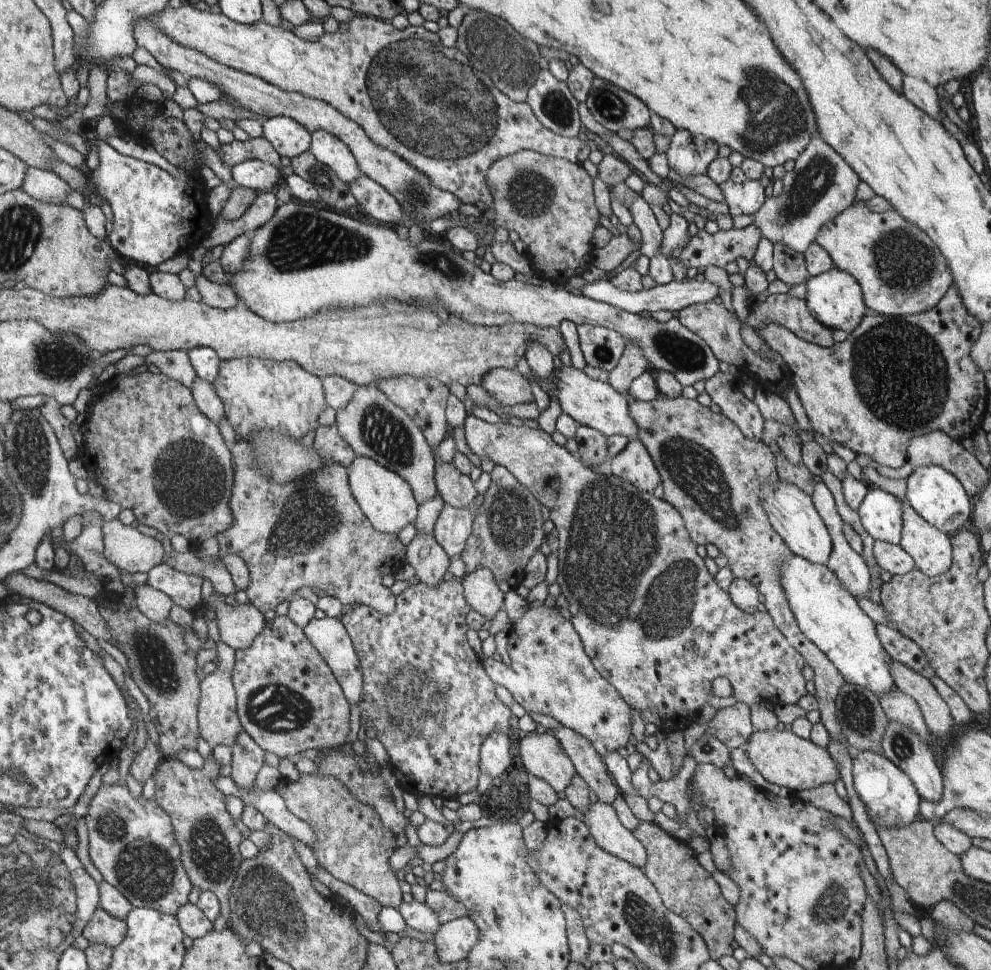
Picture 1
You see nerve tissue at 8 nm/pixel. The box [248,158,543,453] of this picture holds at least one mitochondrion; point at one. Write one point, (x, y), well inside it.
(305, 239)

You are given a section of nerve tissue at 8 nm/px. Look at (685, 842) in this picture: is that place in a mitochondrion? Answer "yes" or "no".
no

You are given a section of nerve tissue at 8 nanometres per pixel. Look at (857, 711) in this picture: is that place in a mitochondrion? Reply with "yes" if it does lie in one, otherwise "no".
yes

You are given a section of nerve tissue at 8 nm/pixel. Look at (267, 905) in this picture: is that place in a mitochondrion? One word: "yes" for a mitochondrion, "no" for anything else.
yes

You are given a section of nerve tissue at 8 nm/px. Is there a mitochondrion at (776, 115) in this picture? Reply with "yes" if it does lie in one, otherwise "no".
yes

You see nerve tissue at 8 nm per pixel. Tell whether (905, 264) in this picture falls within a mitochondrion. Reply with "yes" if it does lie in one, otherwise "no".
yes

